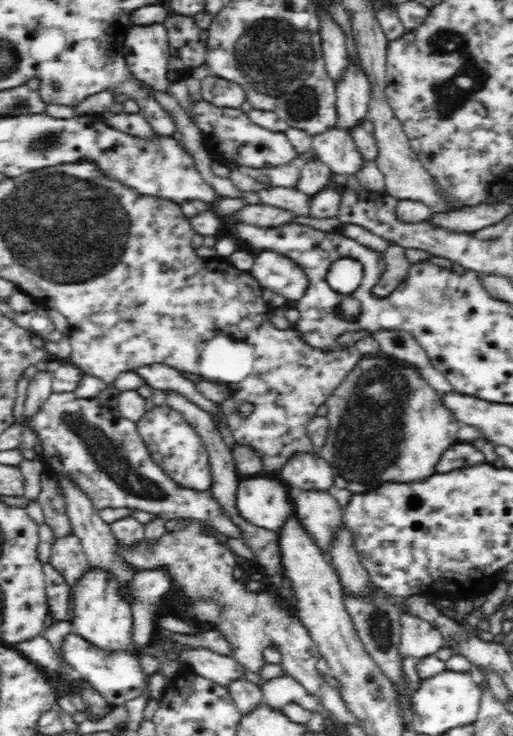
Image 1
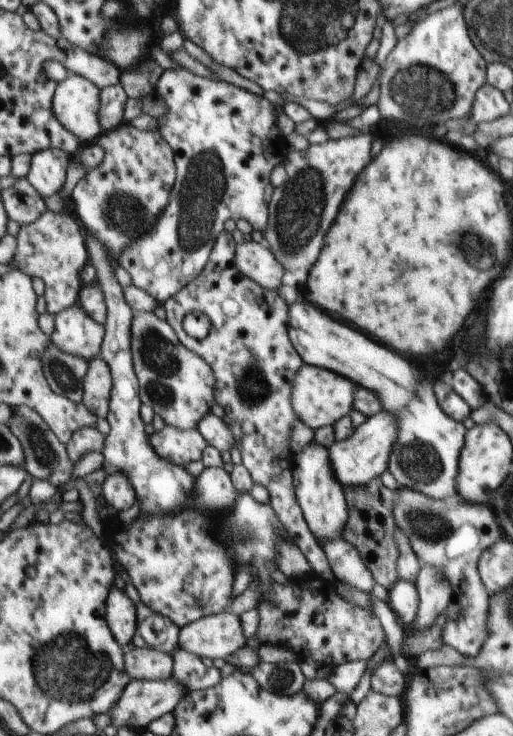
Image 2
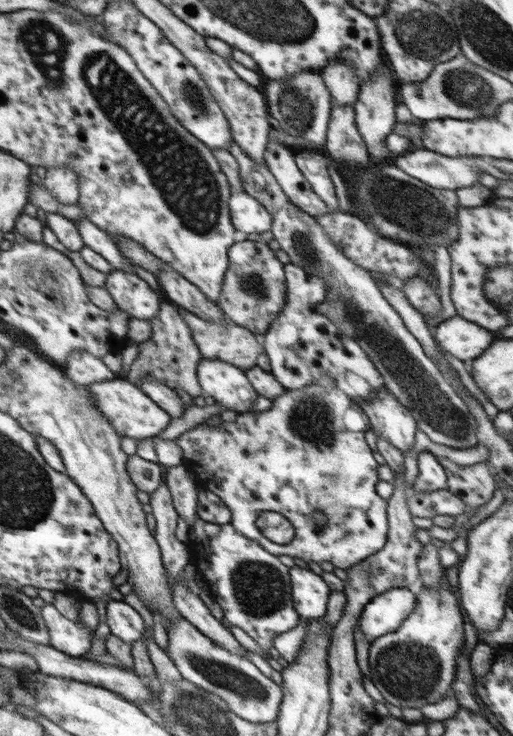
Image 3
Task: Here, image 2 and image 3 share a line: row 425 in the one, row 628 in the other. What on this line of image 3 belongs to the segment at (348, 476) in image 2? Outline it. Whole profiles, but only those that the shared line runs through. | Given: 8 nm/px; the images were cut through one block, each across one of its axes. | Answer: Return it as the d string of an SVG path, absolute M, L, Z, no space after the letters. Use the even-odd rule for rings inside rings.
M391 588L366 604L359 618L359 628L369 642L393 632L416 606L416 591Z

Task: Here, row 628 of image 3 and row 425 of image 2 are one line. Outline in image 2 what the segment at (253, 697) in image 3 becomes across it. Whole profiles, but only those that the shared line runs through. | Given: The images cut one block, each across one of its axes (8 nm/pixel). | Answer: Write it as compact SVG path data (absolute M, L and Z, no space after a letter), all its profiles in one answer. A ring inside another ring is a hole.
M155 312L136 313L132 339L142 404L153 408L167 425L184 431L197 429L201 420L211 414L211 406L217 403L218 378L214 368L201 354L187 348L173 325L167 319L161 320Z

